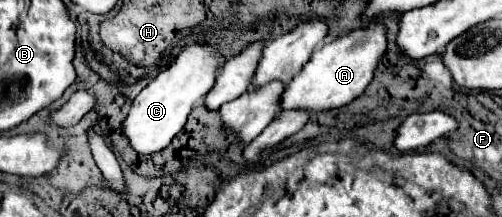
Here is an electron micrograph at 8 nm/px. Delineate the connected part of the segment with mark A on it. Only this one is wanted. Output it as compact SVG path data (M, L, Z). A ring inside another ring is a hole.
M377 19L377 23L365 25L361 29L323 43L313 51L309 63L301 69L301 73L295 75L293 81L287 85L285 95L281 99L281 109L307 109L309 113L317 113L347 105L349 101L359 97L371 83L377 63L385 55L385 51L387 27L381 19Z

